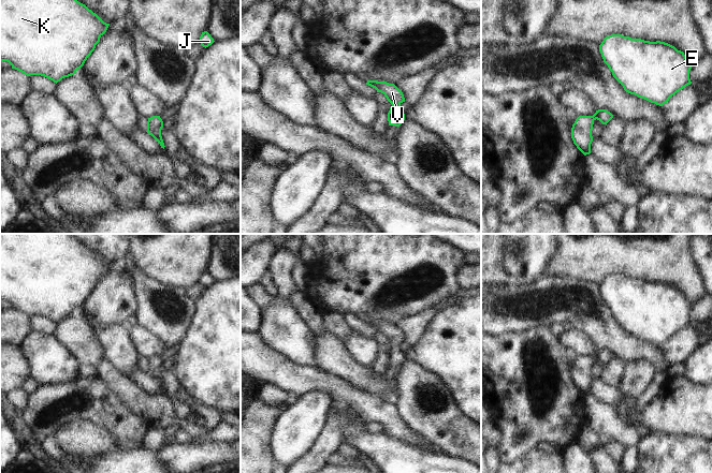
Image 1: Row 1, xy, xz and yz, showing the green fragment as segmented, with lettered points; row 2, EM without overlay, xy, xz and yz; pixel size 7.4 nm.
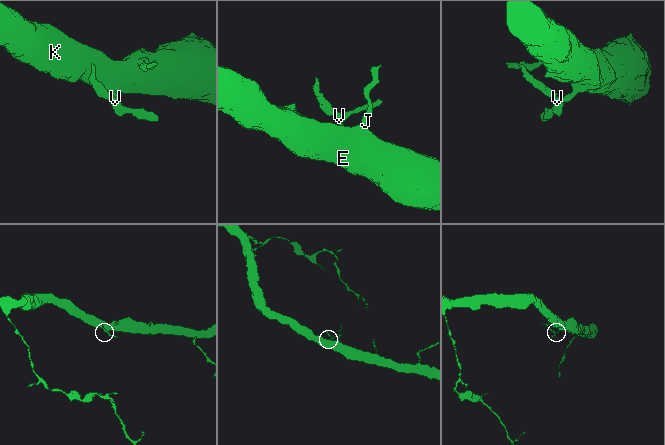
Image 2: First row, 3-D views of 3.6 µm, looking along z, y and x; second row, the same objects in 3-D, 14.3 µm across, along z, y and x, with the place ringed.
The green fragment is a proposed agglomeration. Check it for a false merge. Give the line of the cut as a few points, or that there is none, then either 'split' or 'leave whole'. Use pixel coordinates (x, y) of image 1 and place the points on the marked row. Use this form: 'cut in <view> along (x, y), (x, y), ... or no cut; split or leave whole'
no cut; leave whole

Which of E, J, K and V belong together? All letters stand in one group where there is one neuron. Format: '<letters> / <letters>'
E J K V

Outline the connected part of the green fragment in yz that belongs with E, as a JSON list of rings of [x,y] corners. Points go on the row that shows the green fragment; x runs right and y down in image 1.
[[[611,34],[604,39],[599,51],[613,77],[626,92],[656,105],[663,106],[672,95],[692,84],[689,79],[692,63],[683,51],[668,43]]]

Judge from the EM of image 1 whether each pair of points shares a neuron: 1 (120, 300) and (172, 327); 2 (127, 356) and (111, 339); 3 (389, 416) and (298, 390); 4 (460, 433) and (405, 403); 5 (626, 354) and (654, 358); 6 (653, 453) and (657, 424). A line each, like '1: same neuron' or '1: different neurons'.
1: different neurons
2: same neuron
3: same neuron
4: same neuron
5: same neuron
6: different neurons

